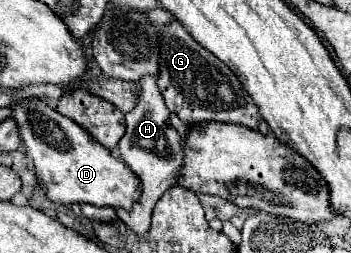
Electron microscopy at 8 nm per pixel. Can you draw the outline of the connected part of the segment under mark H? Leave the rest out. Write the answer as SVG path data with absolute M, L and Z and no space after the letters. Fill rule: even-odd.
M142 77L138 81L140 93L138 93L138 103L134 105L132 111L126 113L126 133L118 143L118 151L126 165L138 175L142 181L142 195L140 199L132 205L130 211L118 209L118 217L128 223L130 229L134 229L138 235L146 233L150 225L150 213L160 199L160 195L174 185L174 179L180 173L182 167L182 149L180 149L180 135L176 129L170 125L168 117L170 111L162 99L162 93L158 91L156 77Z

